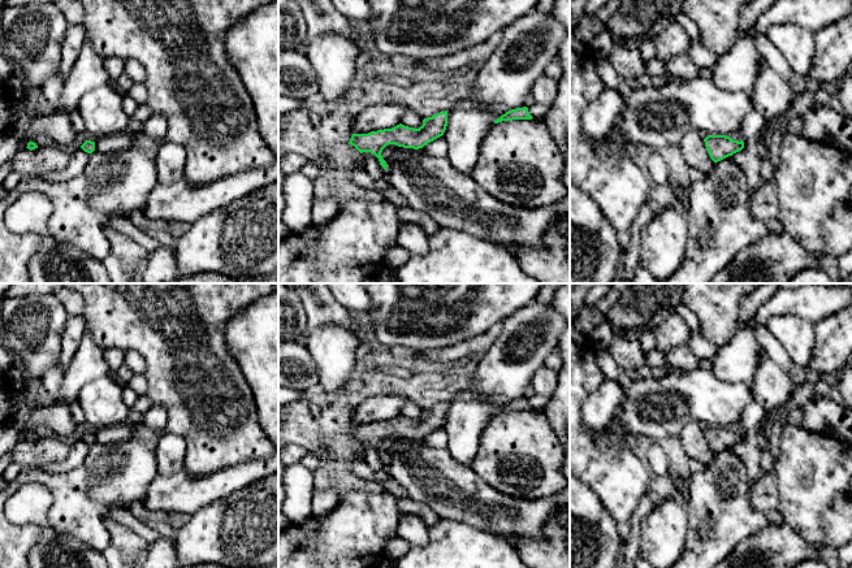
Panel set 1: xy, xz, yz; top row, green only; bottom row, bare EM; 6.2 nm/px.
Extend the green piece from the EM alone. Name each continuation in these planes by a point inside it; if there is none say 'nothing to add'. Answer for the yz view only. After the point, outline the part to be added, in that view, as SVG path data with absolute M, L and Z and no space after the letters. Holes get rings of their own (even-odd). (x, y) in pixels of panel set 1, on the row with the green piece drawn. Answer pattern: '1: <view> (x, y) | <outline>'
nothing to add

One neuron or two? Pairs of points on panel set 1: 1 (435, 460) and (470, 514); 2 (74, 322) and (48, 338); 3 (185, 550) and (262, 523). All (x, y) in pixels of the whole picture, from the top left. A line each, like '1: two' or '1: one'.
1: one
2: two
3: one

